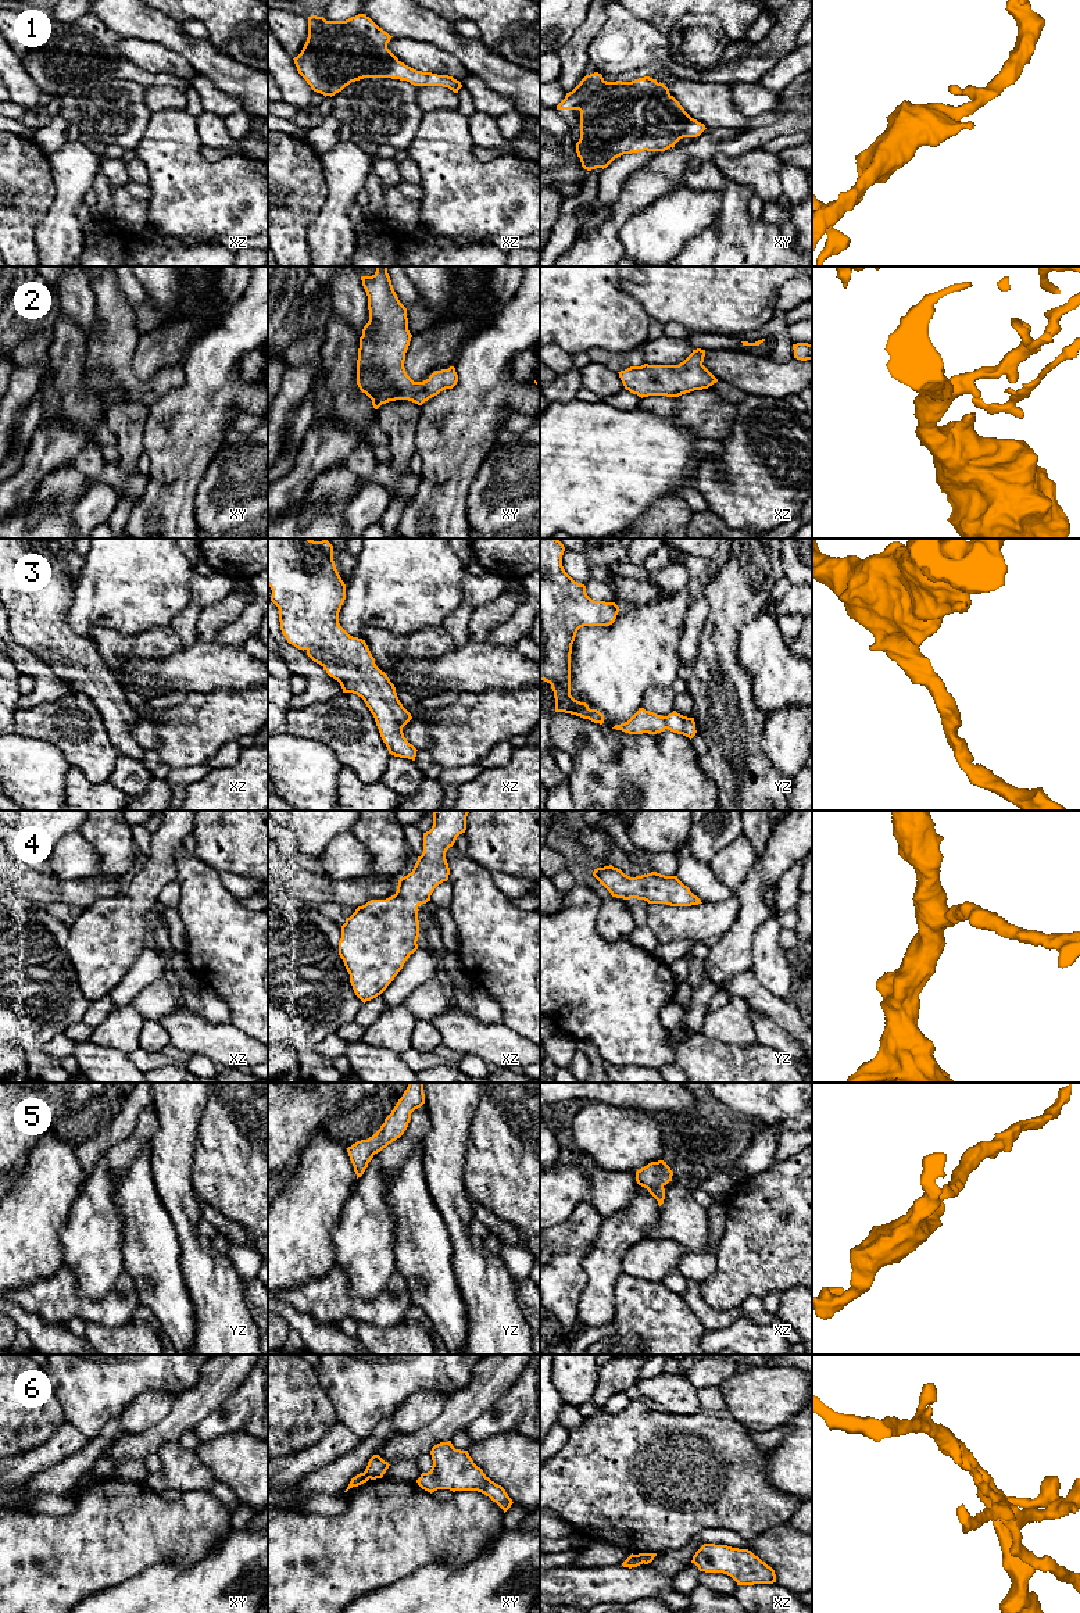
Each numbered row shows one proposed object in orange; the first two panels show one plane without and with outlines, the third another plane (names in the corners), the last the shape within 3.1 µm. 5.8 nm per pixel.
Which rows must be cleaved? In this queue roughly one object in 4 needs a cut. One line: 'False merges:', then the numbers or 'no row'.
False merges: 6

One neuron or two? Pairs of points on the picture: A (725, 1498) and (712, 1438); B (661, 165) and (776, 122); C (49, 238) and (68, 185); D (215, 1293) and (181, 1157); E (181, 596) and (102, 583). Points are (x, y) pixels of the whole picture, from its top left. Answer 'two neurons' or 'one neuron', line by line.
A: one neuron
B: one neuron
C: one neuron
D: one neuron
E: one neuron

